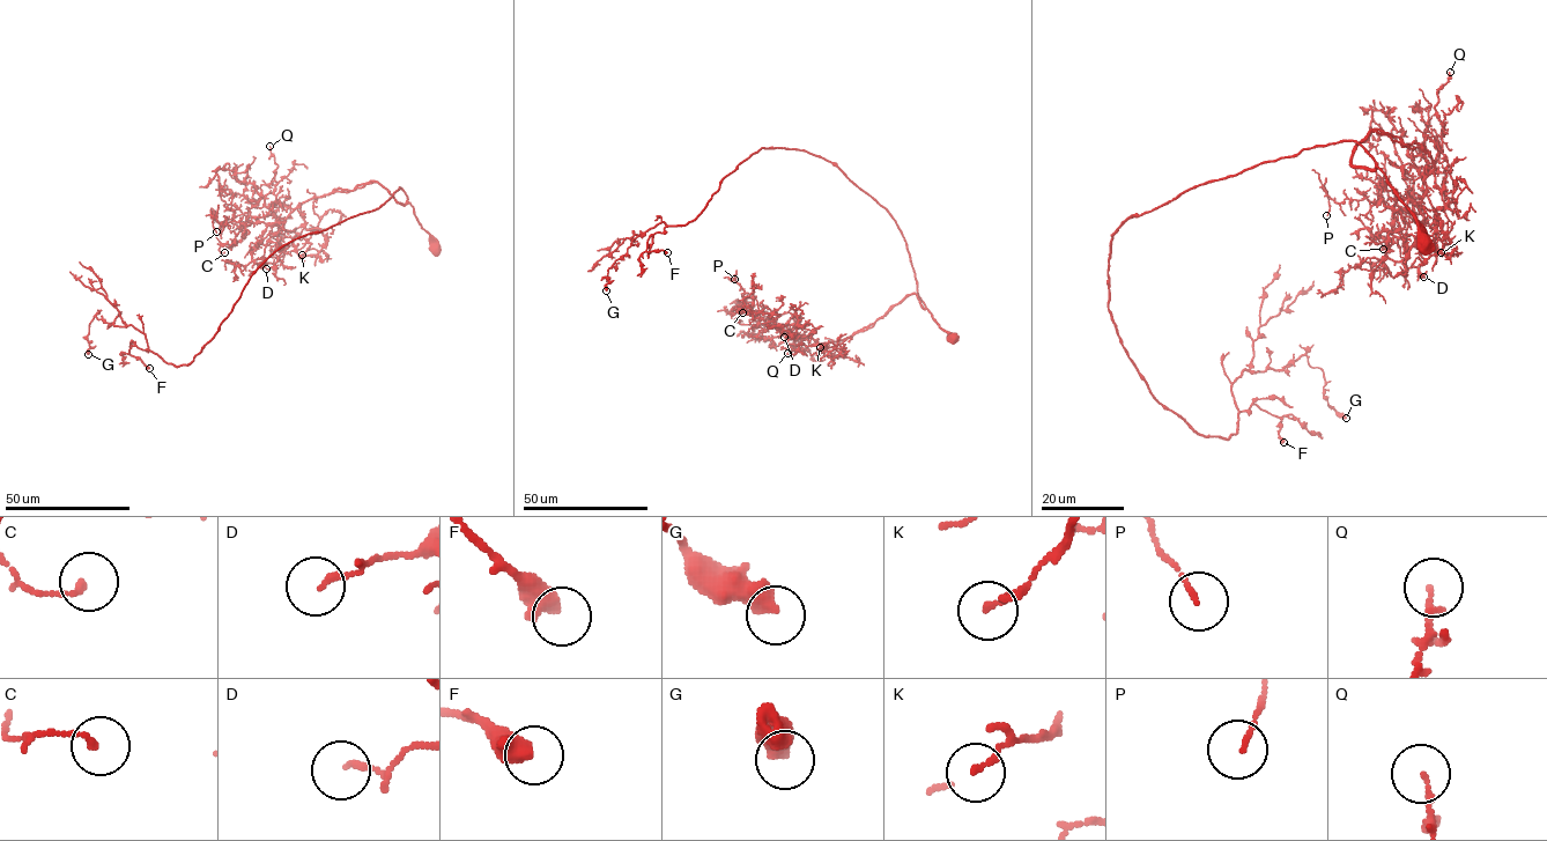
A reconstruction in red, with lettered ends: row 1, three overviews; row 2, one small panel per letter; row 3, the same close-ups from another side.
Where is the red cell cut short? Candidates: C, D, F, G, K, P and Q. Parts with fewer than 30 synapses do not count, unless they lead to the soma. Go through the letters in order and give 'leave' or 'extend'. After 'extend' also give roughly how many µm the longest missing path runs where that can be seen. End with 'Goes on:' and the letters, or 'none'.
C: leave
D: leave
F: leave
G: leave
K: leave
P: leave
Q: leave
Goes on: none

